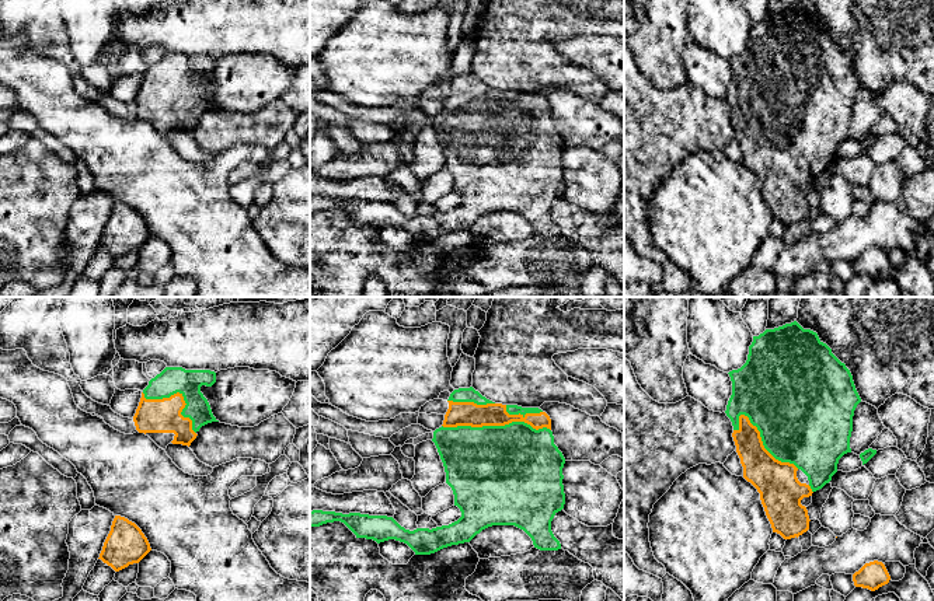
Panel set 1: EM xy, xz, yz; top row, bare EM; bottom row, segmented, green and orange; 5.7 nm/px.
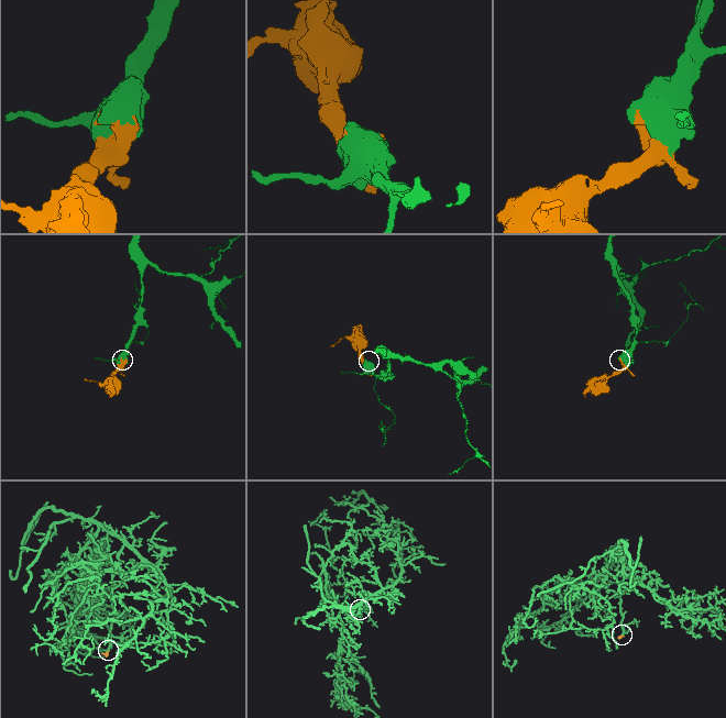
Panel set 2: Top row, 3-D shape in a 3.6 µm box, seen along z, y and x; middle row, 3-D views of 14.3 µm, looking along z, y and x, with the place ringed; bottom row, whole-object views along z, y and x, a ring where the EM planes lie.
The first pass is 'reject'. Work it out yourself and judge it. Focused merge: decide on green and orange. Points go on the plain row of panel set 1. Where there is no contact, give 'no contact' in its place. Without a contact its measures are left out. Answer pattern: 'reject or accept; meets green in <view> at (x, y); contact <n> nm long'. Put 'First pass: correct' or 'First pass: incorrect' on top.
First pass: incorrect
accept; meets green in xz at (497, 112); contact 600 nm long

